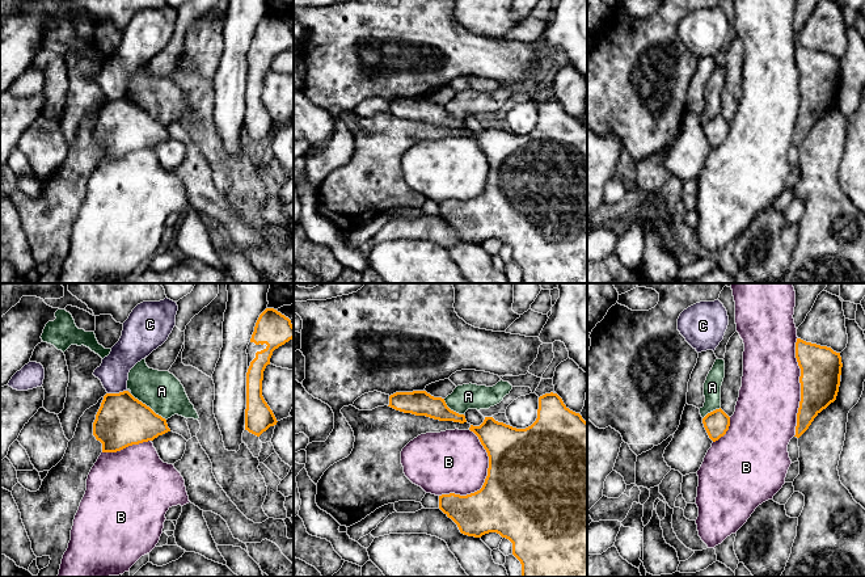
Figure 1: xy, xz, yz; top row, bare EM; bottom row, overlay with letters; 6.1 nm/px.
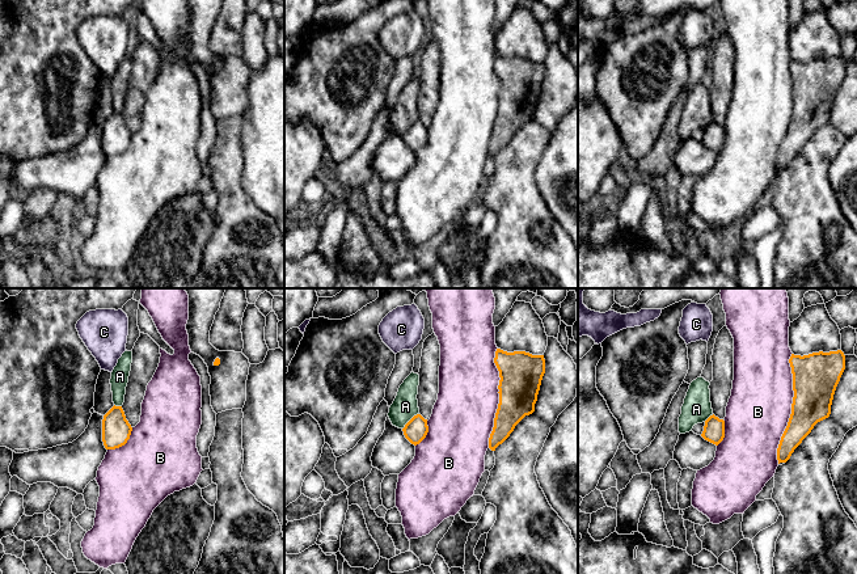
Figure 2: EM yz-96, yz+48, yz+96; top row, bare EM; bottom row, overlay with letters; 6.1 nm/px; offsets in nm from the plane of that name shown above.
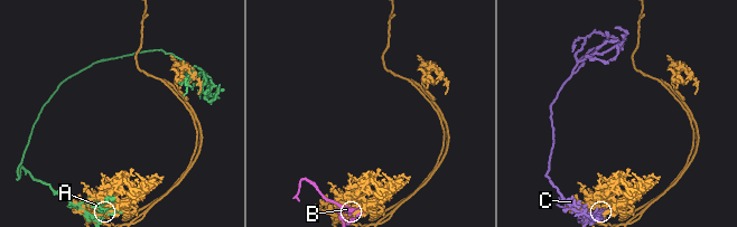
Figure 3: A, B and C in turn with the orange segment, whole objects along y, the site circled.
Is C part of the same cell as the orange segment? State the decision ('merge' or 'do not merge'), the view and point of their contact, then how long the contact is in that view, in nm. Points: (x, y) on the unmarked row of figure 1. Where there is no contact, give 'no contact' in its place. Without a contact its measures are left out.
do not merge; contact xy (117, 100); length 120 nm

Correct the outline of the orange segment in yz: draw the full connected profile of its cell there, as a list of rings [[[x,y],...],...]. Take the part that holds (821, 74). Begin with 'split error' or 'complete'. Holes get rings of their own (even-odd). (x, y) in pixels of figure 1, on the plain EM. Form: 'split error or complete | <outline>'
complete | [[[801,45],[796,49],[796,64],[801,75],[801,108],[794,143],[799,144],[814,125],[836,106],[843,70],[840,59]]]

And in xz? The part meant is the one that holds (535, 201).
complete | [[[545,100],[539,104],[536,127],[526,134],[516,135],[493,123],[485,123],[480,132],[471,131],[489,163],[488,182],[482,194],[474,199],[460,202],[455,199],[439,202],[439,215],[451,224],[460,239],[468,243],[481,244],[489,239],[497,239],[512,249],[512,261],[522,270],[522,283],[587,283],[587,129],[579,119],[570,117],[557,100]]]

